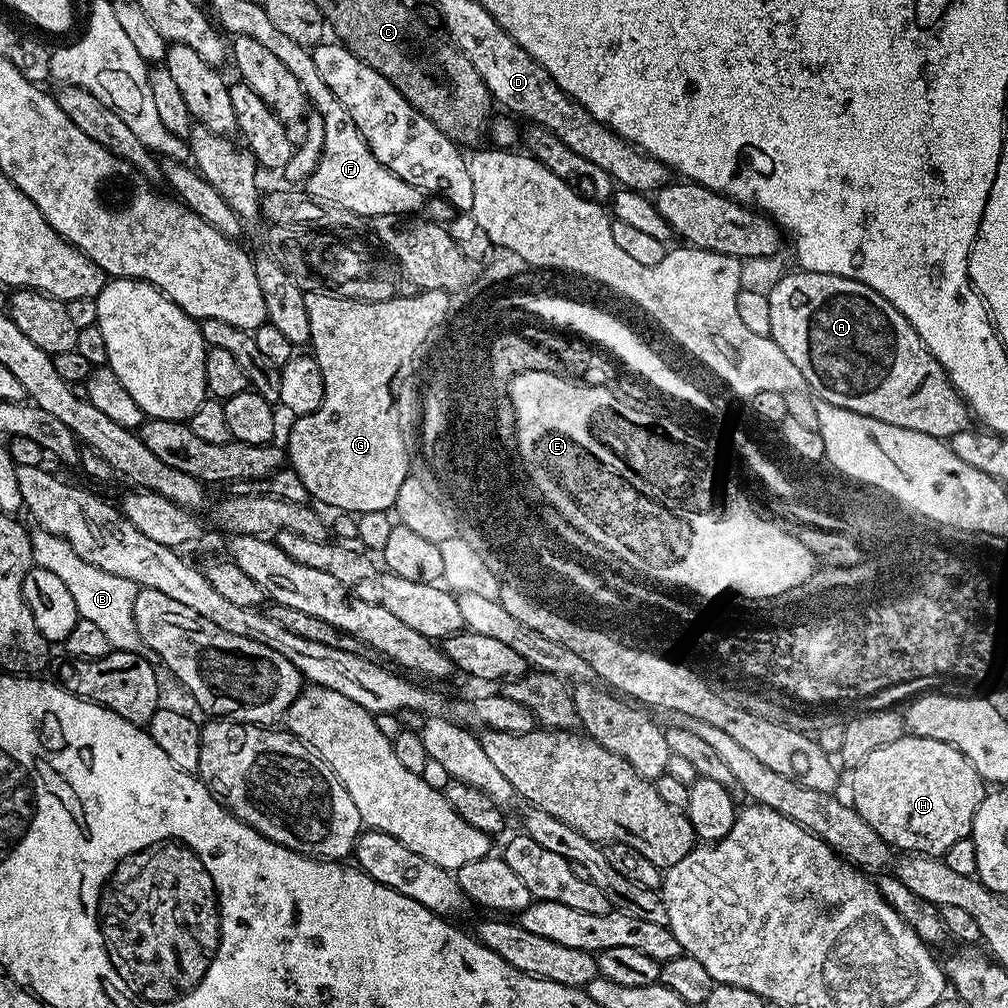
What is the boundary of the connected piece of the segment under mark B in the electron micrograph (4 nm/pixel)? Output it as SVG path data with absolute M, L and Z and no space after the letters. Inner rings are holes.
M36 526L30 532L32 547L32 563L42 570L50 570L57 578L62 578L66 590L74 598L74 606L78 606L81 620L94 622L110 638L113 649L117 652L133 652L144 656L146 662L159 665L160 659L154 650L150 650L142 642L142 634L138 634L138 626L134 622L134 602L136 601L137 586L130 578L118 578L118 574L106 574L106 570L98 570L98 566L90 566L70 546L70 542L61 536L50 534L46 529Z

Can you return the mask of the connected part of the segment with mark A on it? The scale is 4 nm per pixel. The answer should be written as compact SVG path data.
M795 271L786 273L772 289L767 289L766 293L770 304L770 337L773 342L782 348L787 358L790 358L795 366L798 366L807 387L819 399L830 402L834 406L842 406L846 410L854 410L854 414L866 414L866 418L878 418L878 422L890 422L890 426L902 426L906 430L918 430L918 434L930 434L942 441L947 441L949 437L970 428L968 405L957 394L955 386L950 382L947 374L944 373L944 367L930 354L930 350L922 342L922 338L914 330L914 326L910 326L907 318L893 304L886 302L886 298L882 298L882 294L878 294L878 290L866 286L861 280L842 278L838 274Z

